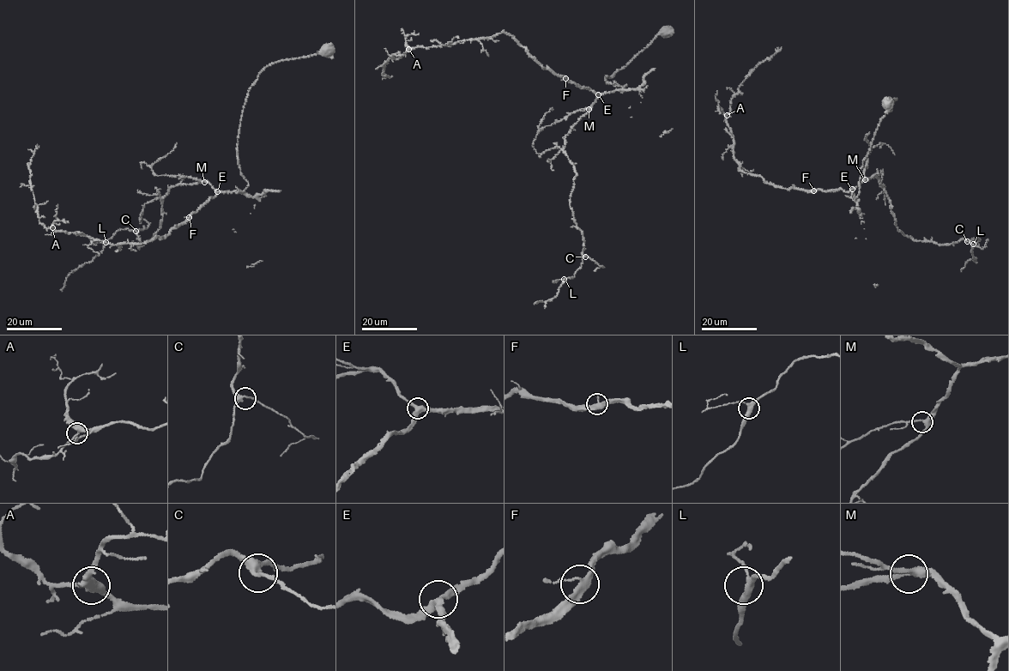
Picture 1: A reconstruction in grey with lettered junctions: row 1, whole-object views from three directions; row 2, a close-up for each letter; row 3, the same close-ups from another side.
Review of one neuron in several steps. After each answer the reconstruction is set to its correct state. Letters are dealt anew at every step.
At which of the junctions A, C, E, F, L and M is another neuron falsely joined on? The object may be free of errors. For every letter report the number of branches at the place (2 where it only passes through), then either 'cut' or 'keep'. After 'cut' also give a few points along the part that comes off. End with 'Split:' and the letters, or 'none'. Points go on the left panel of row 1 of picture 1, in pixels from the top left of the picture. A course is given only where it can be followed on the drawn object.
A: 3 | keep
C: 3 | keep
E: 3 | keep
F: 3 | keep
L: 3 | keep
M: 3 | keep
Split: none

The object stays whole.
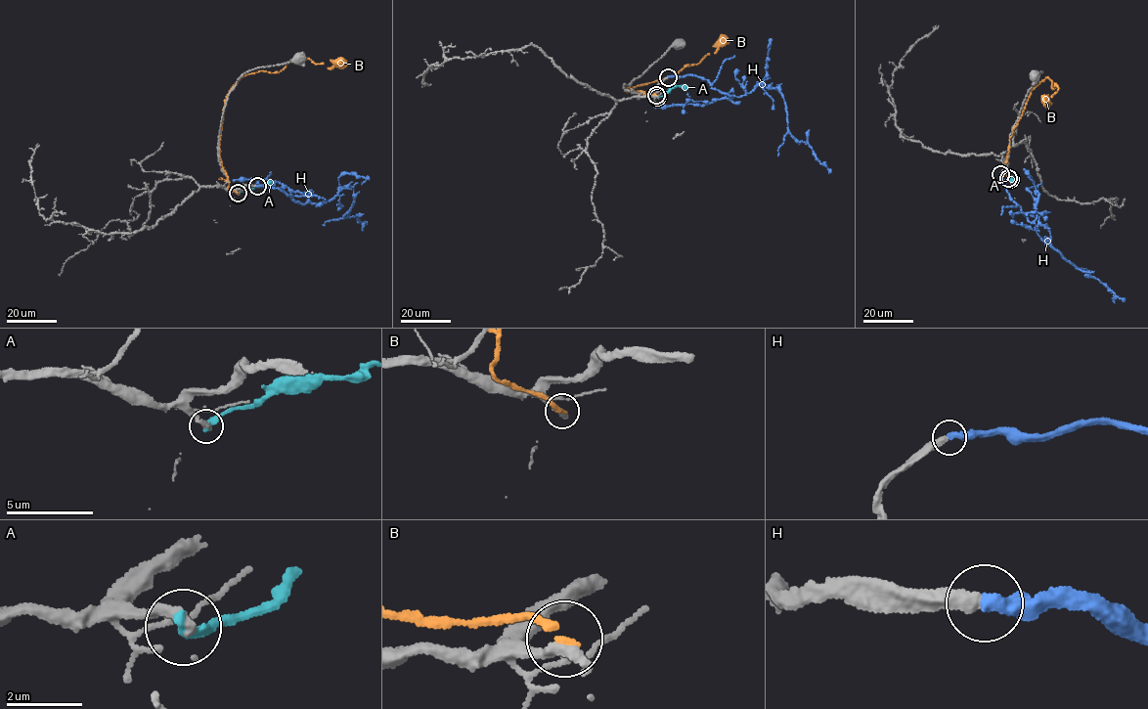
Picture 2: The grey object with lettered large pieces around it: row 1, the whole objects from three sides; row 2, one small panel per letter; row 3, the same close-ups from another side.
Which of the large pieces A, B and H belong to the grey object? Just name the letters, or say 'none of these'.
H

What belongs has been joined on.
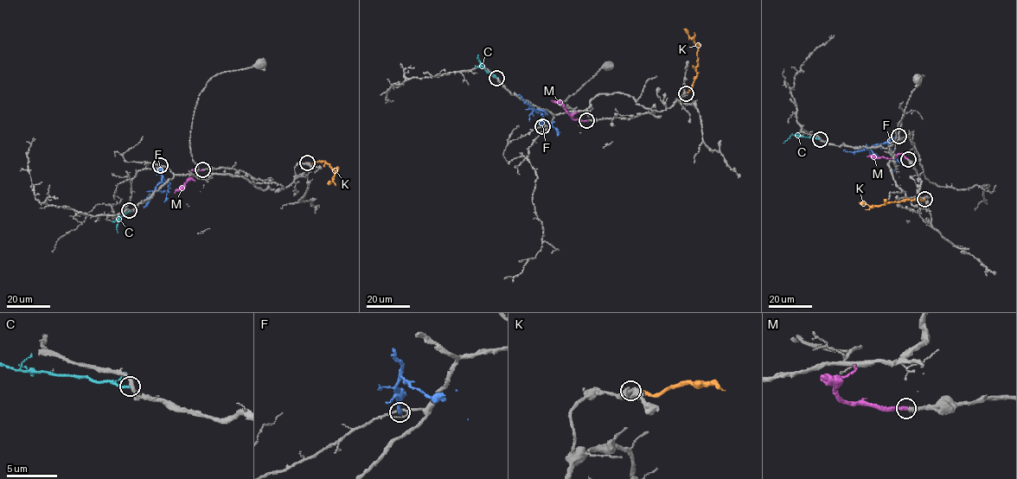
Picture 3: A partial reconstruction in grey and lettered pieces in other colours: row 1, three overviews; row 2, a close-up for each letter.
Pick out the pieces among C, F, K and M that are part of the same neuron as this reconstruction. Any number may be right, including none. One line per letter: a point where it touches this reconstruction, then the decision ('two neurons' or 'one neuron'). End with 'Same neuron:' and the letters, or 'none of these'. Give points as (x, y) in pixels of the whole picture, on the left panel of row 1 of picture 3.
C: meets grey at (129, 210); two neurons
F: meets grey at (160, 165); two neurons
K: meets grey at (307, 162); two neurons
M: meets grey at (202, 169); one neuron
Same neuron: M

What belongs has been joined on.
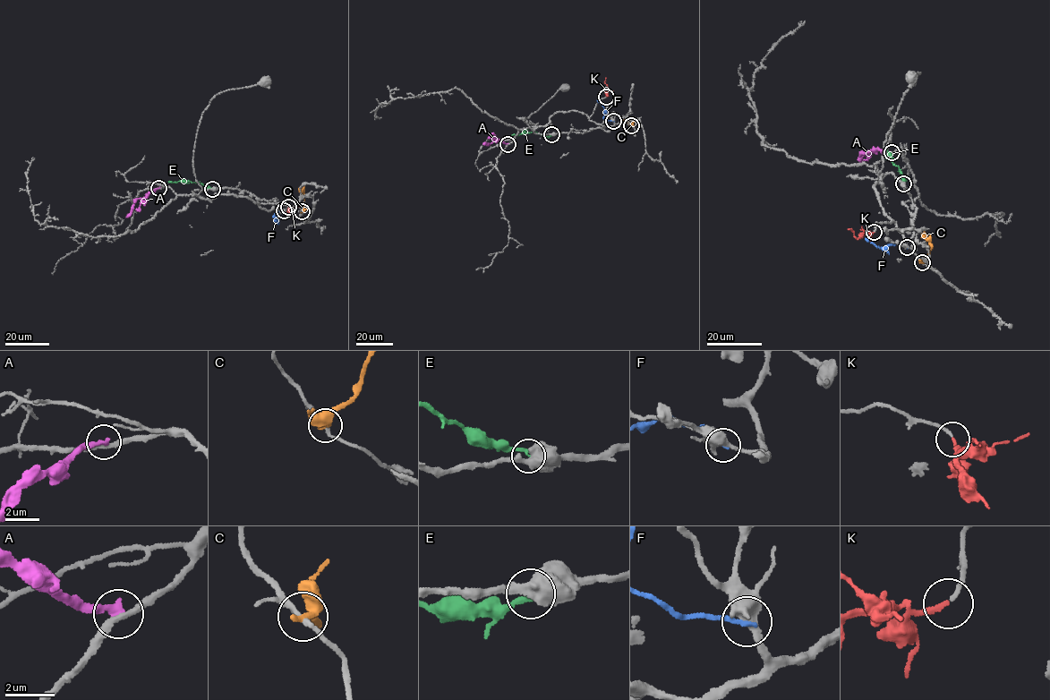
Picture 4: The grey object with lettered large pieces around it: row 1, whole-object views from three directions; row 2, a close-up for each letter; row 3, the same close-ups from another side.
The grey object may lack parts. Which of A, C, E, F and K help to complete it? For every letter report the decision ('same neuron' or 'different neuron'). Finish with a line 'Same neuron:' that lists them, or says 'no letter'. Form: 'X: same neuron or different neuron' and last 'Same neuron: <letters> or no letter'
A: different neuron
C: different neuron
E: different neuron
F: different neuron
K: same neuron
Same neuron: K

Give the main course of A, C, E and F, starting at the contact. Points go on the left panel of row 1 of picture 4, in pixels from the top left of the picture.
A: (159, 188), (137, 199), (126, 217)
C: (302, 211), (304, 185)
E: (212, 188), (199, 183), (168, 181)
F: (284, 210), (275, 213), (277, 222), (275, 220)

